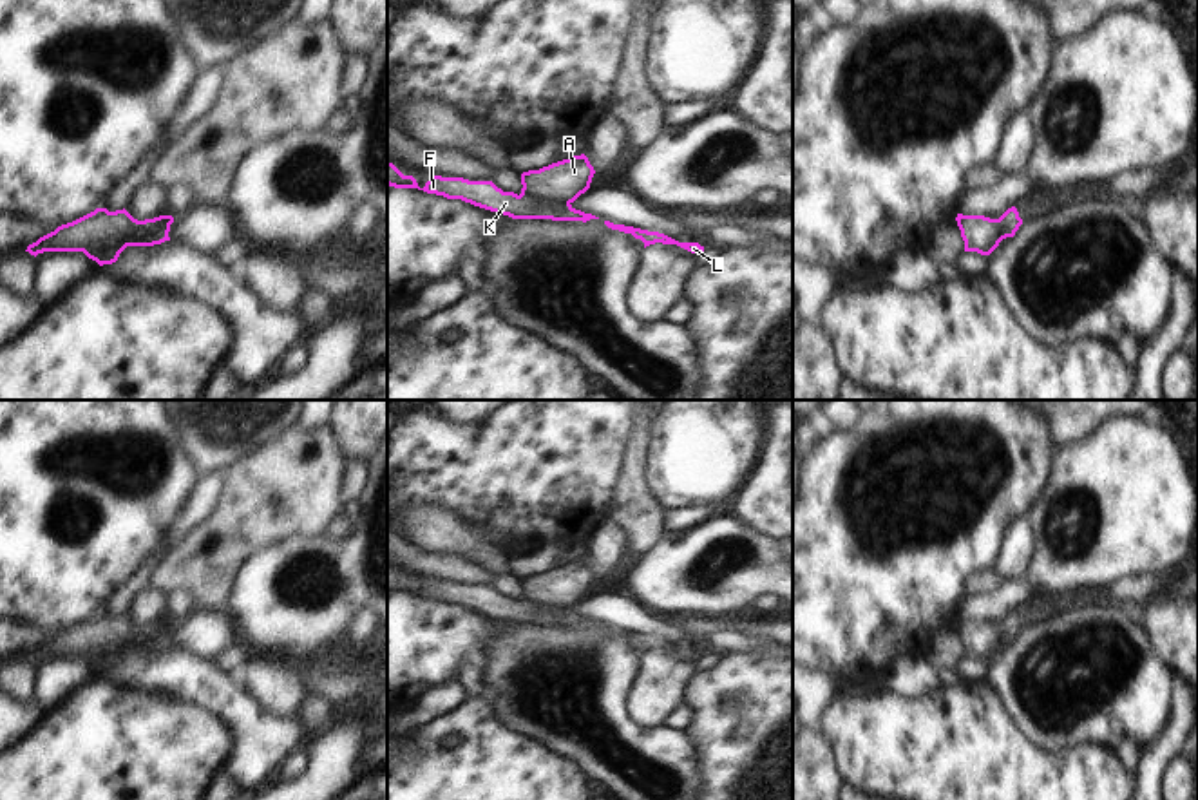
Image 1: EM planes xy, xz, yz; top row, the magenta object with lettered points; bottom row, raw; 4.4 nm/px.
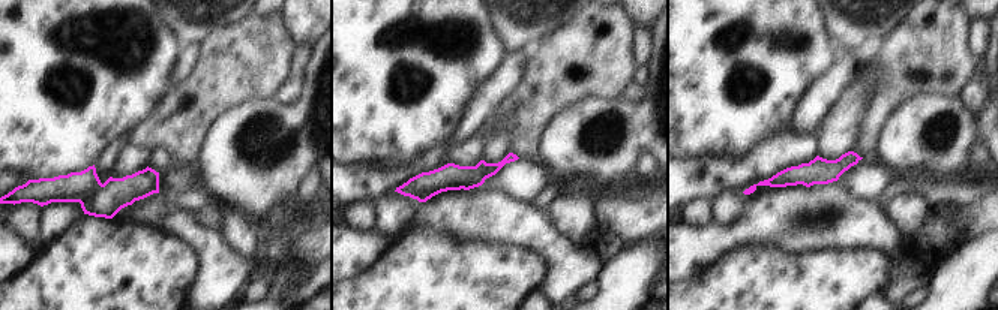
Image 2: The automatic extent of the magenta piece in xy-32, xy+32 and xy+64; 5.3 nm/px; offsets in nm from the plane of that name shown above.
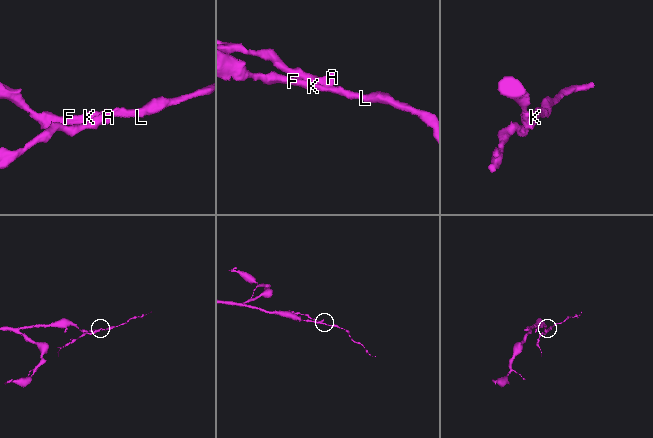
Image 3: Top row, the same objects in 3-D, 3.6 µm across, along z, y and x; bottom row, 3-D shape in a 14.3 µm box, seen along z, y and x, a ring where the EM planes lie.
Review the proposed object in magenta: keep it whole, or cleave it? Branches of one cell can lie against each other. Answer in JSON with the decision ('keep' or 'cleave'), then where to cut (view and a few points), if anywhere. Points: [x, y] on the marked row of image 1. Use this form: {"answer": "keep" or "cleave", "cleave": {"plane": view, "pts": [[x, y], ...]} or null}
{"answer": "cleave", "cleave": {"plane": "xy", "pts": [[163, 216], [156, 225], [129, 232], [95, 259]]}}

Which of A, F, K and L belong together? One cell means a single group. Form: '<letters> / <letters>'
A / F K L

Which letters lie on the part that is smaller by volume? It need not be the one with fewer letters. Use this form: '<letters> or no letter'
A

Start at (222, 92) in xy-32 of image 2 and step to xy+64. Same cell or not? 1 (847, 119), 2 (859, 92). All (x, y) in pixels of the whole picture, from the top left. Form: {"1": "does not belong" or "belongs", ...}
{"1": "does not belong", "2": "does not belong"}

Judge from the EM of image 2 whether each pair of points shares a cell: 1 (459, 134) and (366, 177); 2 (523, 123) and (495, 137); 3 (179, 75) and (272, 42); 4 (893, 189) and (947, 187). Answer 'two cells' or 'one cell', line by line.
1: two cells
2: two cells
3: two cells
4: one cell

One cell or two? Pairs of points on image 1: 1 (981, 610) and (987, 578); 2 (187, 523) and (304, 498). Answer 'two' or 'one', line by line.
1: two
2: two

